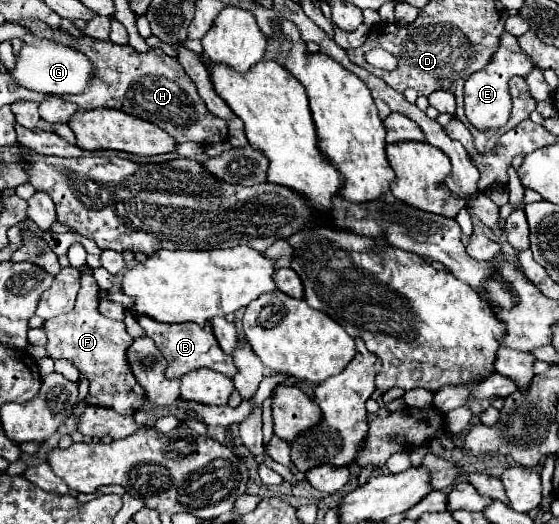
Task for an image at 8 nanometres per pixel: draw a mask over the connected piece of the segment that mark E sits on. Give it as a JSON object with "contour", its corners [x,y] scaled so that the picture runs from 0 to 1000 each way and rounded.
{"contour":[[[911,61],[896,65],[893,92],[886,95],[886,107],[878,111],[878,122],[871,122],[864,134],[843,141],[839,153],[832,156],[832,218],[835,218],[839,233],[857,248],[896,244],[907,233],[916,208],[909,164],[911,149],[943,145],[953,130],[957,130],[953,118],[932,99],[932,92],[925,84],[925,73],[914,69]]]}

